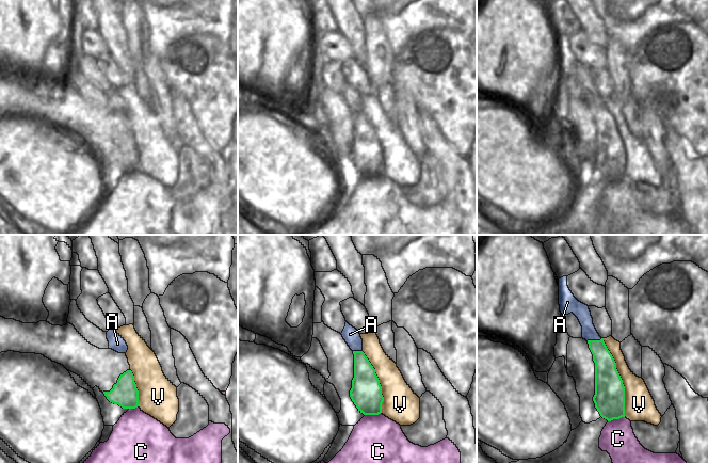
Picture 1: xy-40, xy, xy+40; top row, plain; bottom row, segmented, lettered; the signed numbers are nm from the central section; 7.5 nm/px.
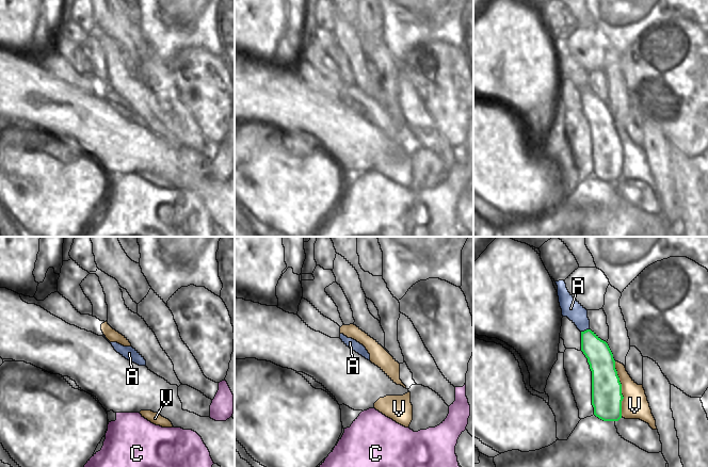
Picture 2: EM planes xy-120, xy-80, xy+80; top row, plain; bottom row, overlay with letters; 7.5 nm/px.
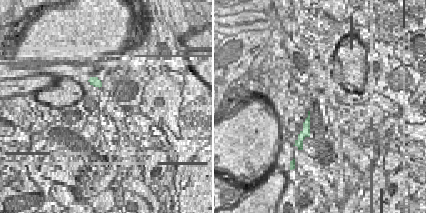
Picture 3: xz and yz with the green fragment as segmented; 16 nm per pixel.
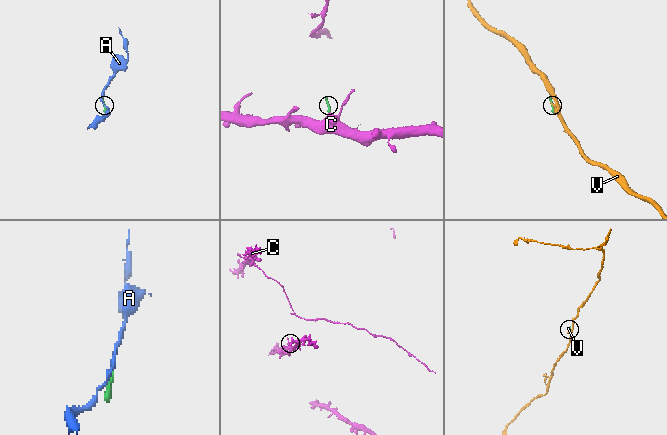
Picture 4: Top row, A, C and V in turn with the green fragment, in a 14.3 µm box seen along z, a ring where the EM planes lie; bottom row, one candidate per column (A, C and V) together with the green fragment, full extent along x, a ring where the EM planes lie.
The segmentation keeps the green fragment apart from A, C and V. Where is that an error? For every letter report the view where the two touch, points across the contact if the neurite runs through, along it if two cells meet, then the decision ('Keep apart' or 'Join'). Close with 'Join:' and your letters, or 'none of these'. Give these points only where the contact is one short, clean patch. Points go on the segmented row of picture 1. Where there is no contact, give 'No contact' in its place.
A: Touches green in xy+40. Keep apart
C: Touches green in xy. Boundary: xy (381, 412), (365, 415). Keep apart
V: Touches green in xy+40. Keep apart
Join: none of these.

